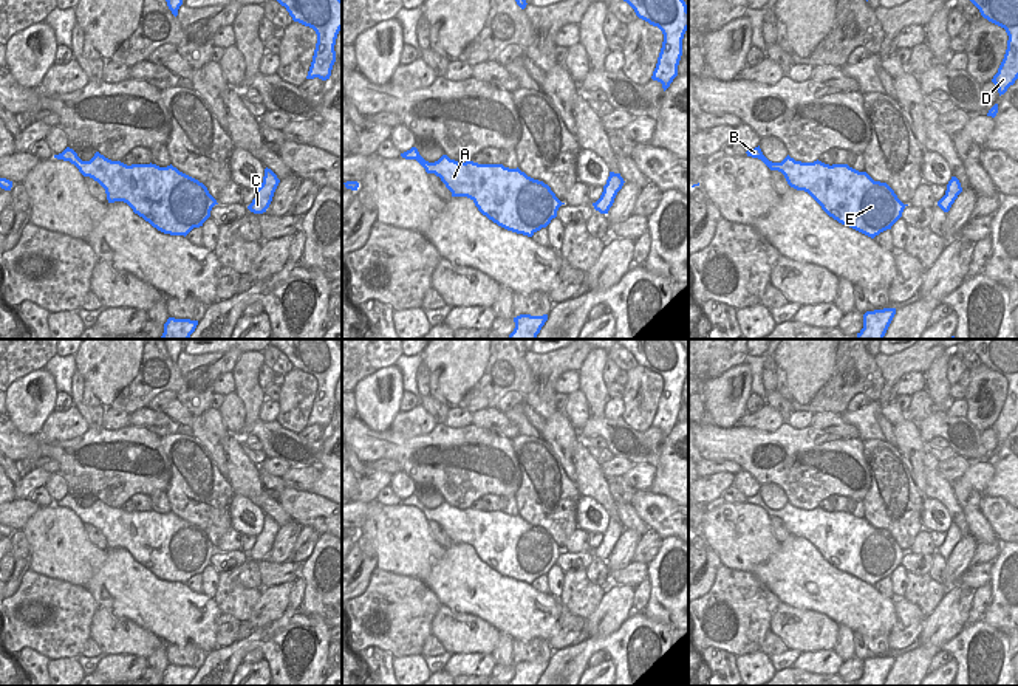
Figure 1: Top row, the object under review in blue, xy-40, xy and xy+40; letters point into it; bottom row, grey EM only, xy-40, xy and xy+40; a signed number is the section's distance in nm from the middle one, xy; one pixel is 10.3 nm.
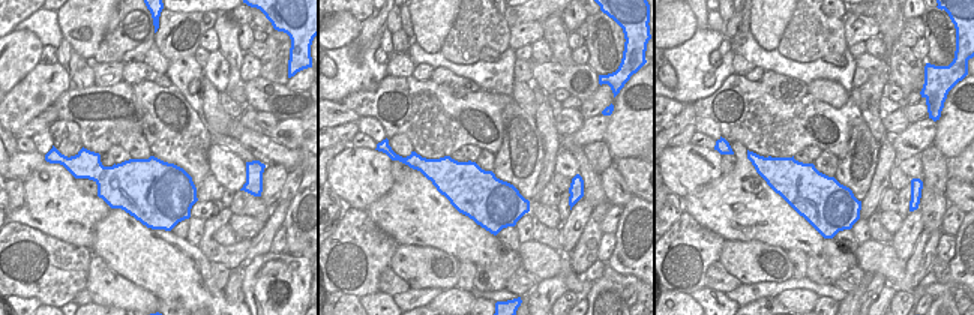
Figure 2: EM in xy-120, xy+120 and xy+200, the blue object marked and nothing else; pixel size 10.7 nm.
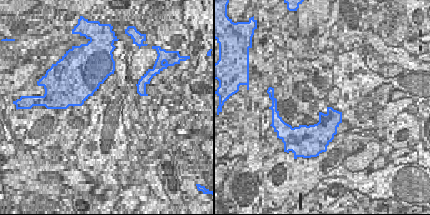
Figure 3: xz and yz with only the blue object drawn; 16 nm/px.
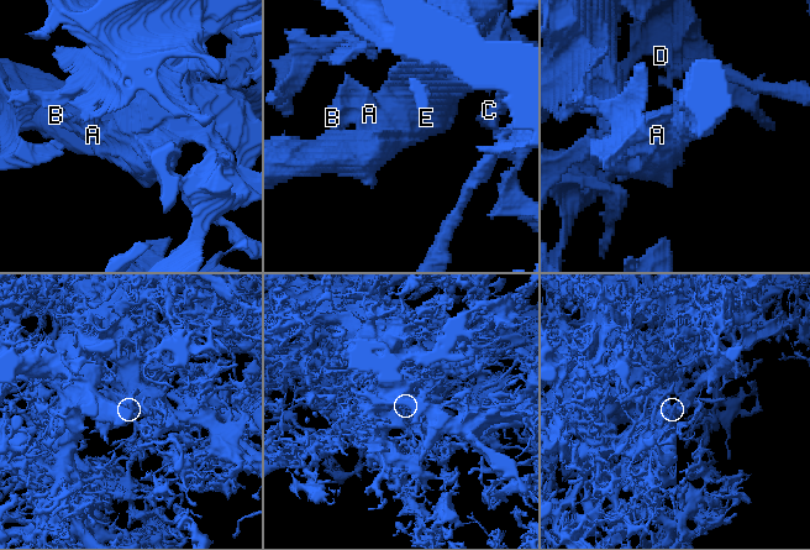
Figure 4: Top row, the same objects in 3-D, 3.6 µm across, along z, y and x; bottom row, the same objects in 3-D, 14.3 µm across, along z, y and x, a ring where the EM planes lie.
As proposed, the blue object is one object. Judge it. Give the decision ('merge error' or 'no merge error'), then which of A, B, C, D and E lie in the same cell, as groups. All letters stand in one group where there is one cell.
merge error; groups A B / C D E

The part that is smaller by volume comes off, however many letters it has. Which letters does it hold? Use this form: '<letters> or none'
A, B

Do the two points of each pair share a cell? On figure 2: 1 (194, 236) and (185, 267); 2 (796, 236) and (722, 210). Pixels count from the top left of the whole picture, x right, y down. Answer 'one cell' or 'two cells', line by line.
1: two cells
2: one cell

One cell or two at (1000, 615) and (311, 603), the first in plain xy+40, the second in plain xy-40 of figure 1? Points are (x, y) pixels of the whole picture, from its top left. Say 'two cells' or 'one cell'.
one cell

